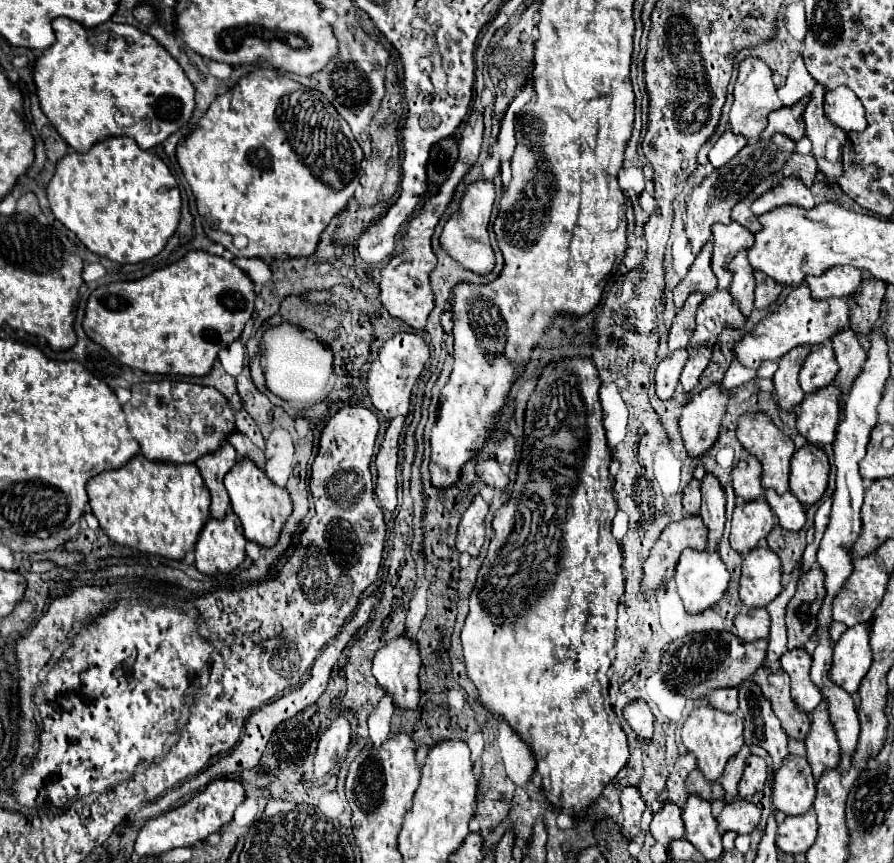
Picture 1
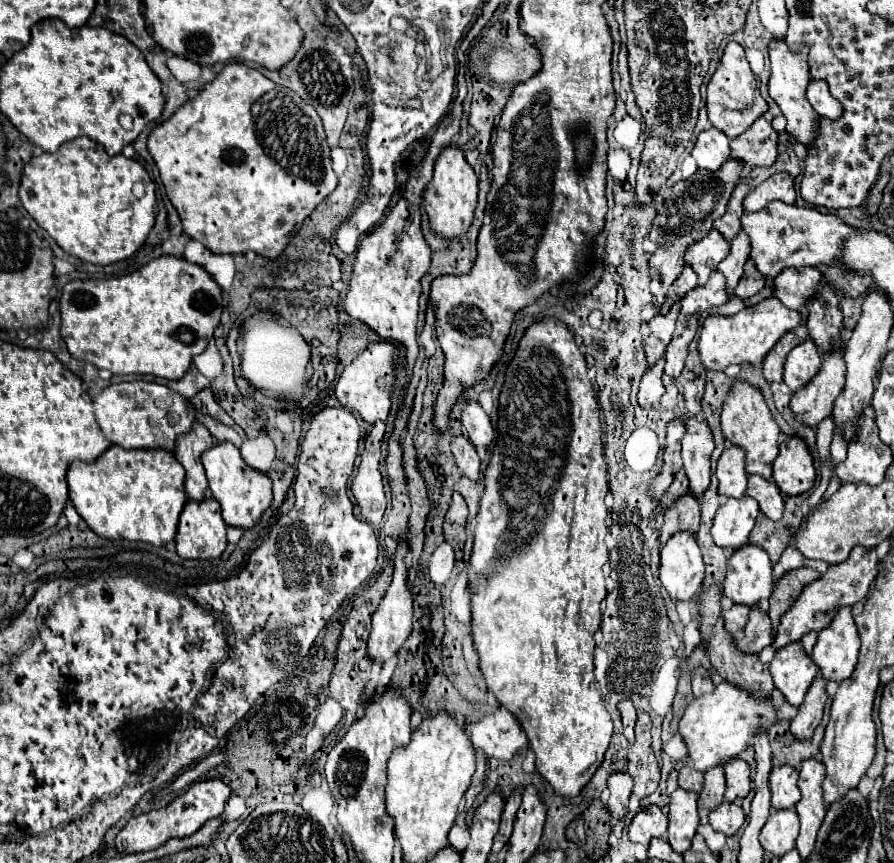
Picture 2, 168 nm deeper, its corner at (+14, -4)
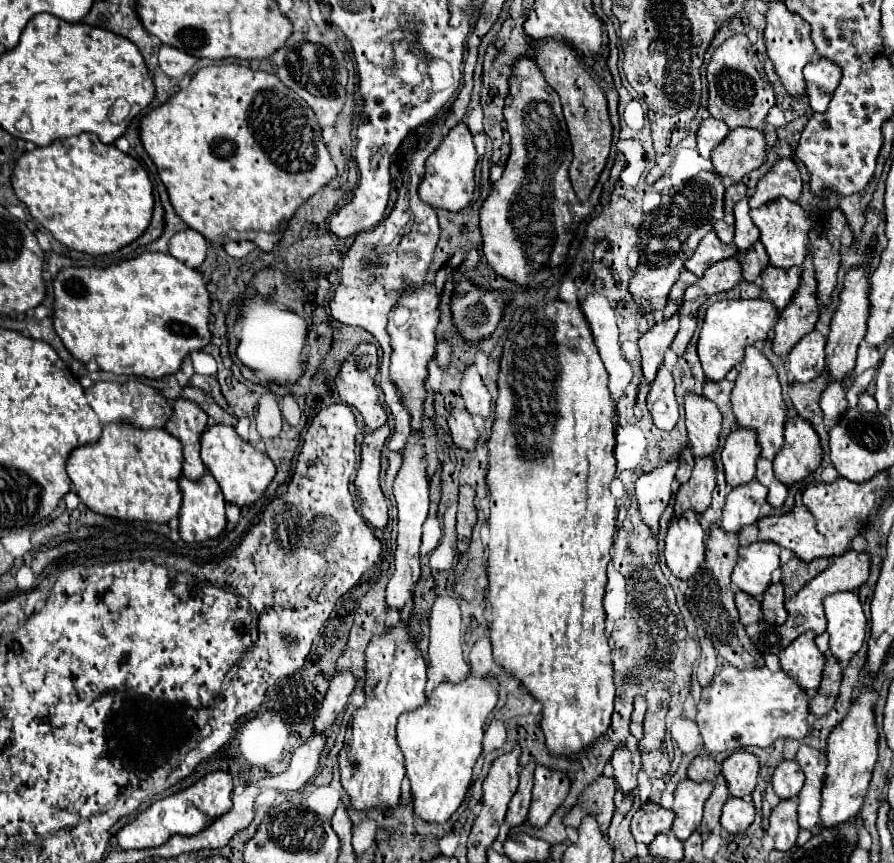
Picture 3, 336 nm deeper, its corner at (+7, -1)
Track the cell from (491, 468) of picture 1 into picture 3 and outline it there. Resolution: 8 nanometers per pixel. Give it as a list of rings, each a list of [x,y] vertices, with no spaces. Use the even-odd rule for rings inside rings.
[[[452,408],[450,414],[448,414],[448,428],[450,428],[452,440],[458,448],[474,450],[476,440],[478,440],[478,432],[472,424],[472,416],[470,416],[468,410]]]

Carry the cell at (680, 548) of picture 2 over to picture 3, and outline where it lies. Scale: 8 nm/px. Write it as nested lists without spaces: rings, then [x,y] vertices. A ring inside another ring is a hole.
[[[692,510],[670,520],[664,556],[674,576],[688,580],[696,574],[698,566],[704,562],[704,536],[698,514]]]

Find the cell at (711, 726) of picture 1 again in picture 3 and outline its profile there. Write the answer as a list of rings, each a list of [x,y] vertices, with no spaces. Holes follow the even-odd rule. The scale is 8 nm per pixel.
[[[766,666],[740,670],[722,668],[712,682],[702,688],[696,724],[704,738],[704,748],[712,754],[734,752],[748,746],[766,748],[778,738],[806,738],[810,732],[810,696],[786,672],[770,672]]]

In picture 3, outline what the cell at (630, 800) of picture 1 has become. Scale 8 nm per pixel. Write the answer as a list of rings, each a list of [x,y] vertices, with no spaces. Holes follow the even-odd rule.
[[[618,746],[610,758],[614,766],[614,778],[620,784],[624,794],[630,794],[636,788],[636,776],[642,768],[640,762],[640,752],[638,750],[628,750],[626,746]]]

